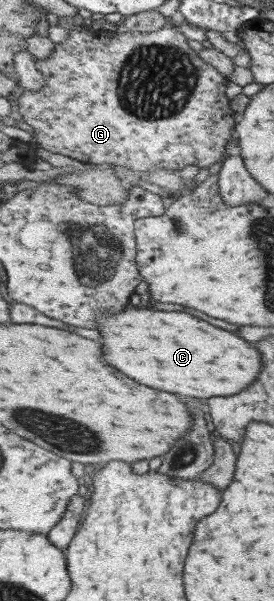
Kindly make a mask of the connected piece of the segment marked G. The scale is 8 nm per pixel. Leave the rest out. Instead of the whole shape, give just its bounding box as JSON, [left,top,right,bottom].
[18,26,240,171]

